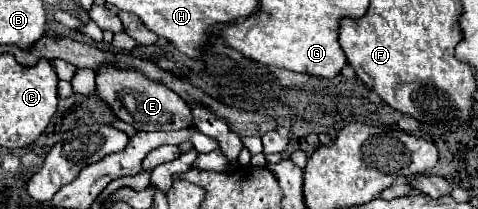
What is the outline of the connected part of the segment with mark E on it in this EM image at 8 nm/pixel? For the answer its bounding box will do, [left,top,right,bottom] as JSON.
[96,66,192,132]

